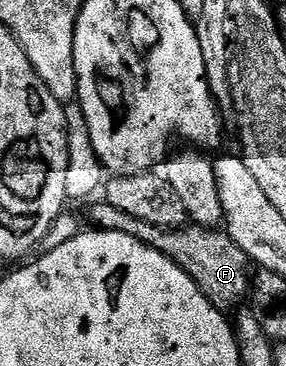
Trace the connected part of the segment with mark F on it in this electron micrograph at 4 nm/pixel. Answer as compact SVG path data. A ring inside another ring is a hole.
M106 204L93 207L91 218L96 227L125 232L125 236L133 236L146 246L152 246L157 252L169 256L186 274L193 276L195 283L218 310L234 311L242 307L252 293L253 263L246 252L231 239L231 235L222 229L194 224L188 224L182 229L163 229L143 219L135 219Z

